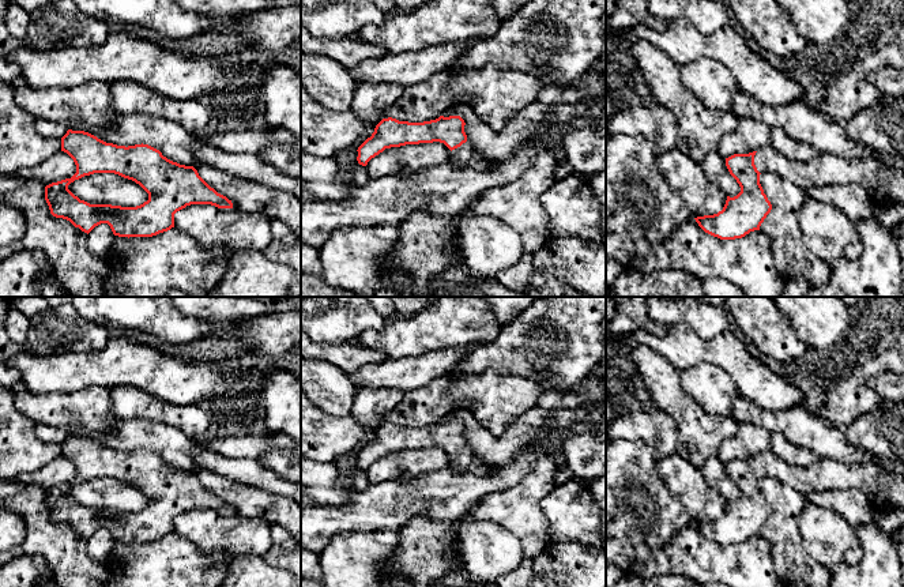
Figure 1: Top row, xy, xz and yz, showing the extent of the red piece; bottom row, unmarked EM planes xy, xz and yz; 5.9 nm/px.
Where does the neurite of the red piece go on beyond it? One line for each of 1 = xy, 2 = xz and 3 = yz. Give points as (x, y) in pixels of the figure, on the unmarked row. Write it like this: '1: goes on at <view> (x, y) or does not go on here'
1: does not go on here
2: goes on at xz (464, 461)
3: goes on at yz (882, 489)

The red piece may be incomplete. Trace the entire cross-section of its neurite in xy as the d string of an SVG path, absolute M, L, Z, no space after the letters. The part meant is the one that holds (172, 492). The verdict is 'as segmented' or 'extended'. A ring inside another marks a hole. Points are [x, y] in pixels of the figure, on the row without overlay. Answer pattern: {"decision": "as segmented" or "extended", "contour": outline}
{"decision": "as segmented", "contour": "M68 434L61 443L61 456L74 464L76 478L71 483L46 490L45 505L53 522L69 526L87 539L95 531L108 528L113 539L118 542L152 542L174 533L174 519L187 511L211 509L218 513L233 513L231 505L211 493L193 471L173 467L148 449L117 451L88 437ZM94 478L114 478L132 485L148 498L148 505L136 512L90 509L68 494L75 485Z"}

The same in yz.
{"decision": "extended", "contour": "M772 451L726 463L730 479L741 497L730 503L722 516L694 523L708 539L720 545L742 543L760 535L772 515L760 489L760 479L772 477L803 496L814 490L859 489L874 508L904 508L904 473L886 471L875 463L845 464L820 459L809 467L792 466Z"}

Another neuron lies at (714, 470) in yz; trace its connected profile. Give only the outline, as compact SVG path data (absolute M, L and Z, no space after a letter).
M719 458L708 459L700 469L709 488L719 492L727 501L734 503L741 497L737 485L730 479L726 471L726 463Z

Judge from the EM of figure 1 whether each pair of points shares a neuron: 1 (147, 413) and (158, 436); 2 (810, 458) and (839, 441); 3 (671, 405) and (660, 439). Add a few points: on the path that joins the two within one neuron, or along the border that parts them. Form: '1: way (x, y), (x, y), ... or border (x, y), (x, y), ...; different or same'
1: border (119, 417), (165, 422), (180, 432); different
2: border (788, 440), (793, 444), (813, 451), (820, 458); different
3: border (654, 405), (666, 411), (675, 422), (675, 446); different

